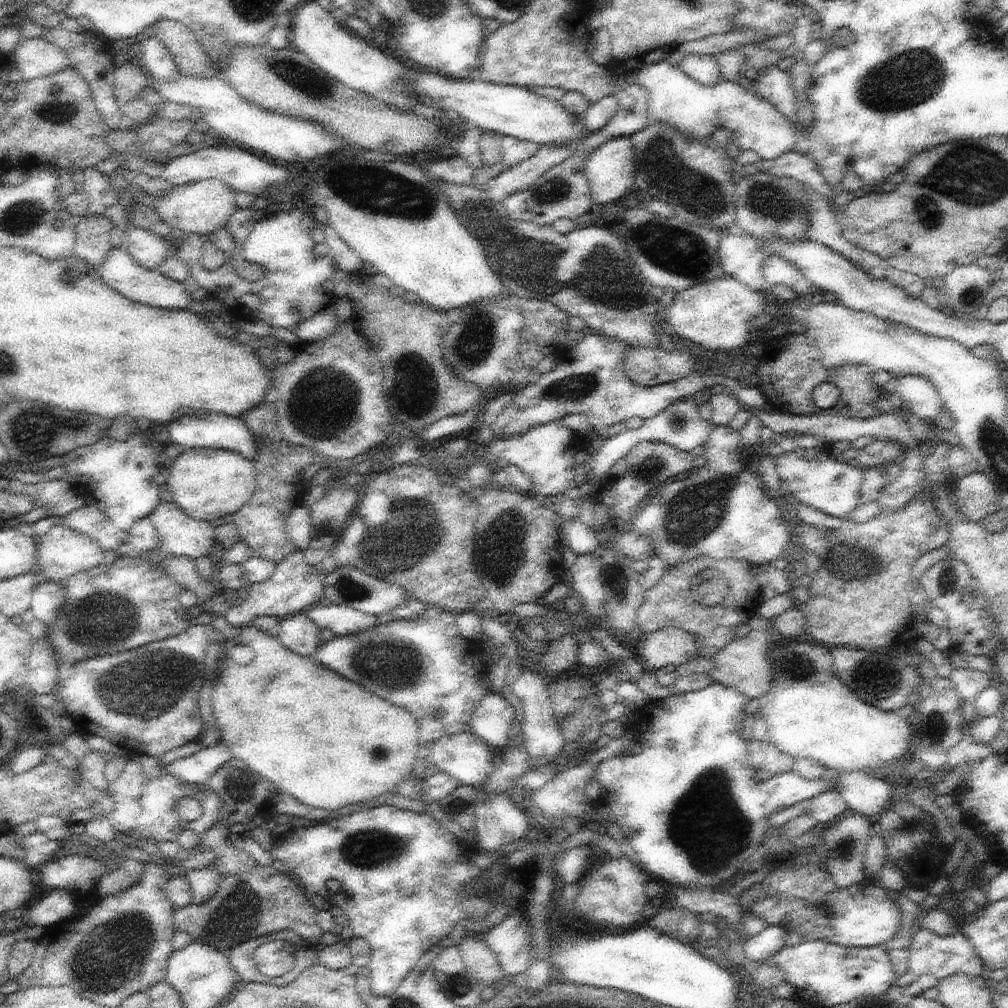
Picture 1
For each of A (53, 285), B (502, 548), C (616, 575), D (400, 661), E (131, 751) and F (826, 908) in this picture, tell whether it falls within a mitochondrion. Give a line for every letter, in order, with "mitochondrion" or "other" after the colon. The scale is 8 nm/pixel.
A: other
B: mitochondrion
C: mitochondrion
D: mitochondrion
E: other
F: mitochondrion

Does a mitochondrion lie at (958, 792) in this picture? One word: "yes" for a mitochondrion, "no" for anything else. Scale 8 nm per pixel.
no

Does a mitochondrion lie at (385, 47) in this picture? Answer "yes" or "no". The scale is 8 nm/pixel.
no

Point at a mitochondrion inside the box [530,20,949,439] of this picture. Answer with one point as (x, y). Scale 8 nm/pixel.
(890, 87)

